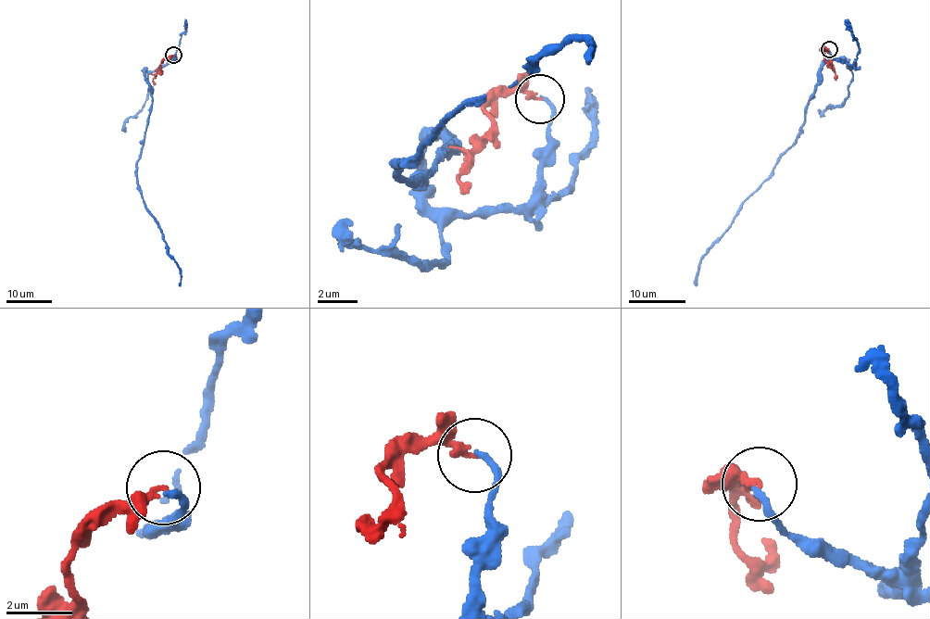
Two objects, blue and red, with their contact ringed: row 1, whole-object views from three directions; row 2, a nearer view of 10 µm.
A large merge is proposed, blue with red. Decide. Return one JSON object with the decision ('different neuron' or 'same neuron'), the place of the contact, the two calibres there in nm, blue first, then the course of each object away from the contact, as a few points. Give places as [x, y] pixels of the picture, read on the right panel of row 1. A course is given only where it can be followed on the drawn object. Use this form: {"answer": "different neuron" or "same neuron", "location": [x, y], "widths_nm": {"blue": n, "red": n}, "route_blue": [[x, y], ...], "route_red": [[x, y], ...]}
{"answer": "same neuron", "location": [829, 49], "widths_nm": {"blue": 220, "red": 220}, "route_blue": [[828, 49], [835, 59], [852, 65], [828, 59], [807, 106], [802, 133], [700, 260], [697, 284]], "route_red": [[828, 49], [825, 47], [826, 62], [835, 70], [835, 80]]}

